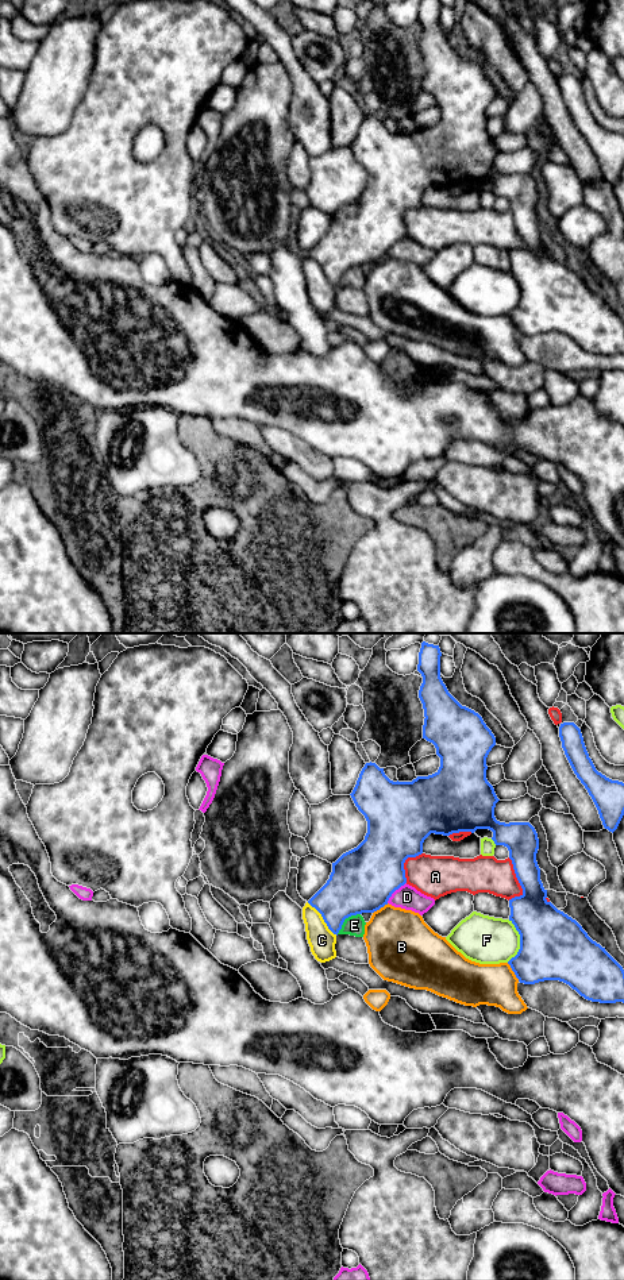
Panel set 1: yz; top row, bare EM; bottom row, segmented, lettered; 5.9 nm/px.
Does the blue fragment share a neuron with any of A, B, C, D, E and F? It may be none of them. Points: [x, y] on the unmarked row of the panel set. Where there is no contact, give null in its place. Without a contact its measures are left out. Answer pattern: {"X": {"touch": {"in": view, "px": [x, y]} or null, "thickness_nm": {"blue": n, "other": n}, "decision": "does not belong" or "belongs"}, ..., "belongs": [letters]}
{"A": {"touch": {"in": "yz", "px": [517, 231]}, "thickness_nm": {"blue": 240, "other": 220}, "decision": "does not belong"}, "B": {"touch": {"in": "yz", "px": [513, 323]}, "thickness_nm": {"blue": 360, "other": 260}, "decision": "does not belong"}, "C": {"touch": {"in": "yz", "px": [323, 270]}, "thickness_nm": {"blue": 300, "other": 160}, "decision": "does not belong"}, "D": {"touch": {"in": "yz", "px": [395, 242]}, "thickness_nm": {"blue": 380, "other": 140}, "decision": "does not belong"}, "E": {"touch": {"in": "yz", "px": [345, 270]}, "thickness_nm": {"blue": 380, "other": 120}, "decision": "does not belong"}, "F": {"touch": {"in": "yz", "px": [520, 293]}, "thickness_nm": {"blue": 400, "other": 280}, "decision": "does not belong"}, "belongs": []}

